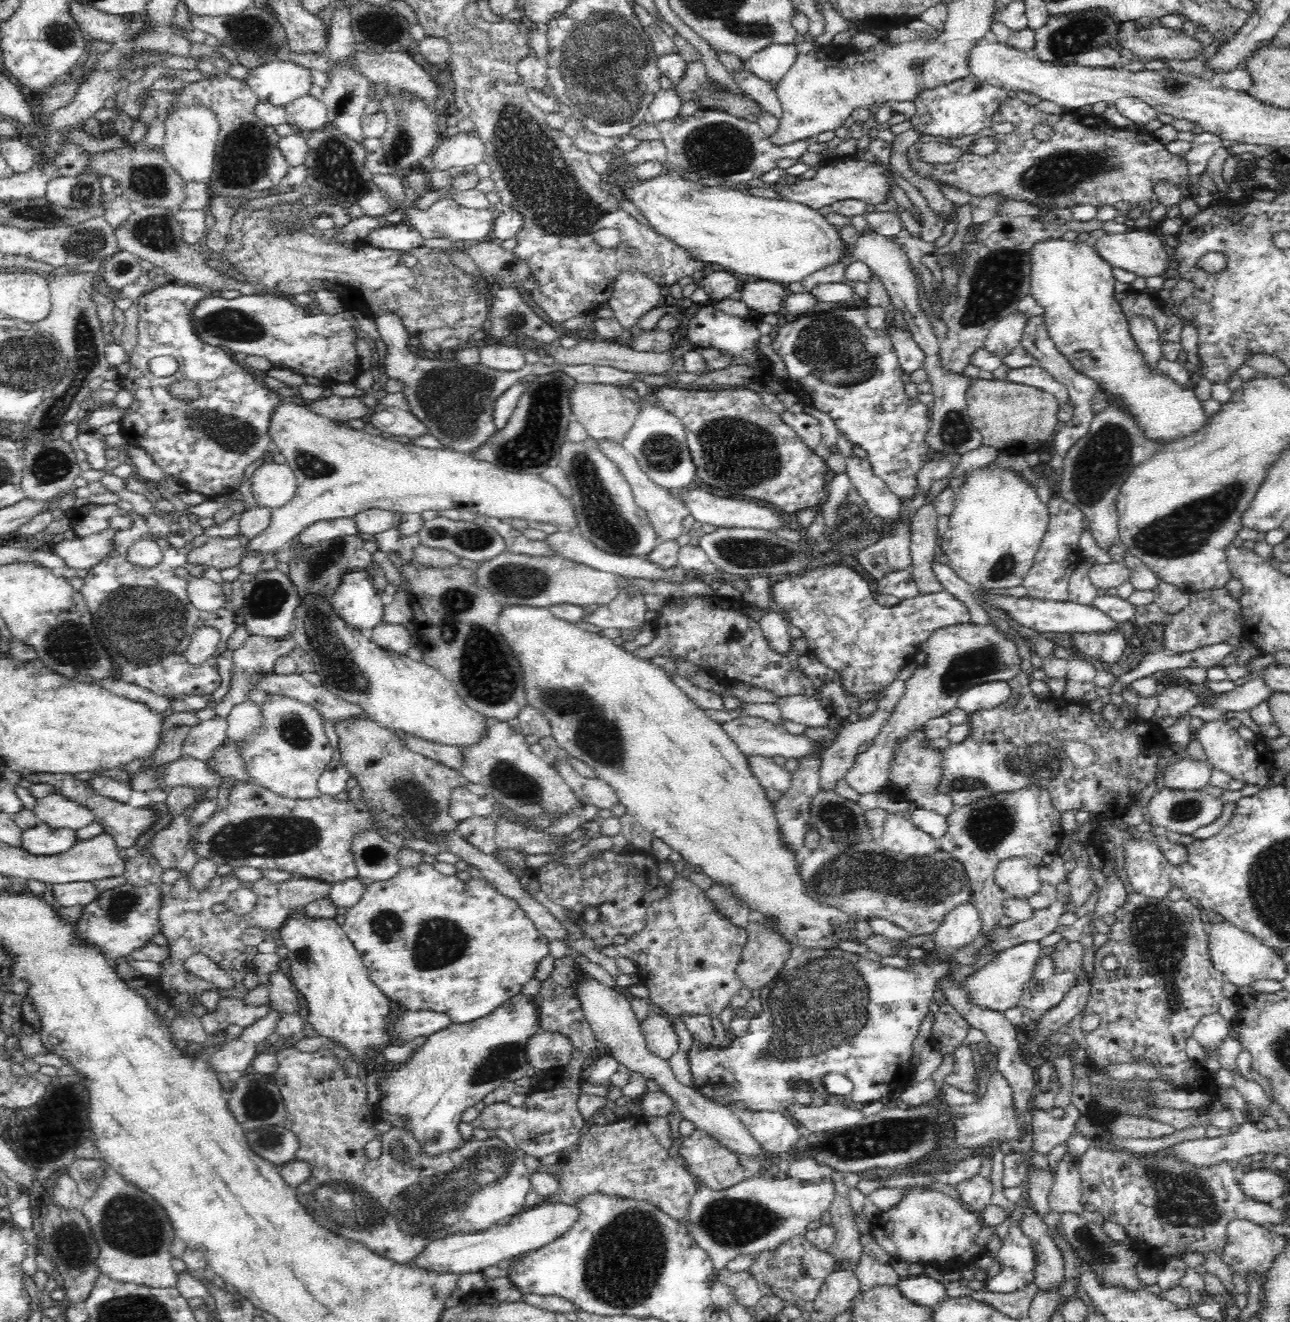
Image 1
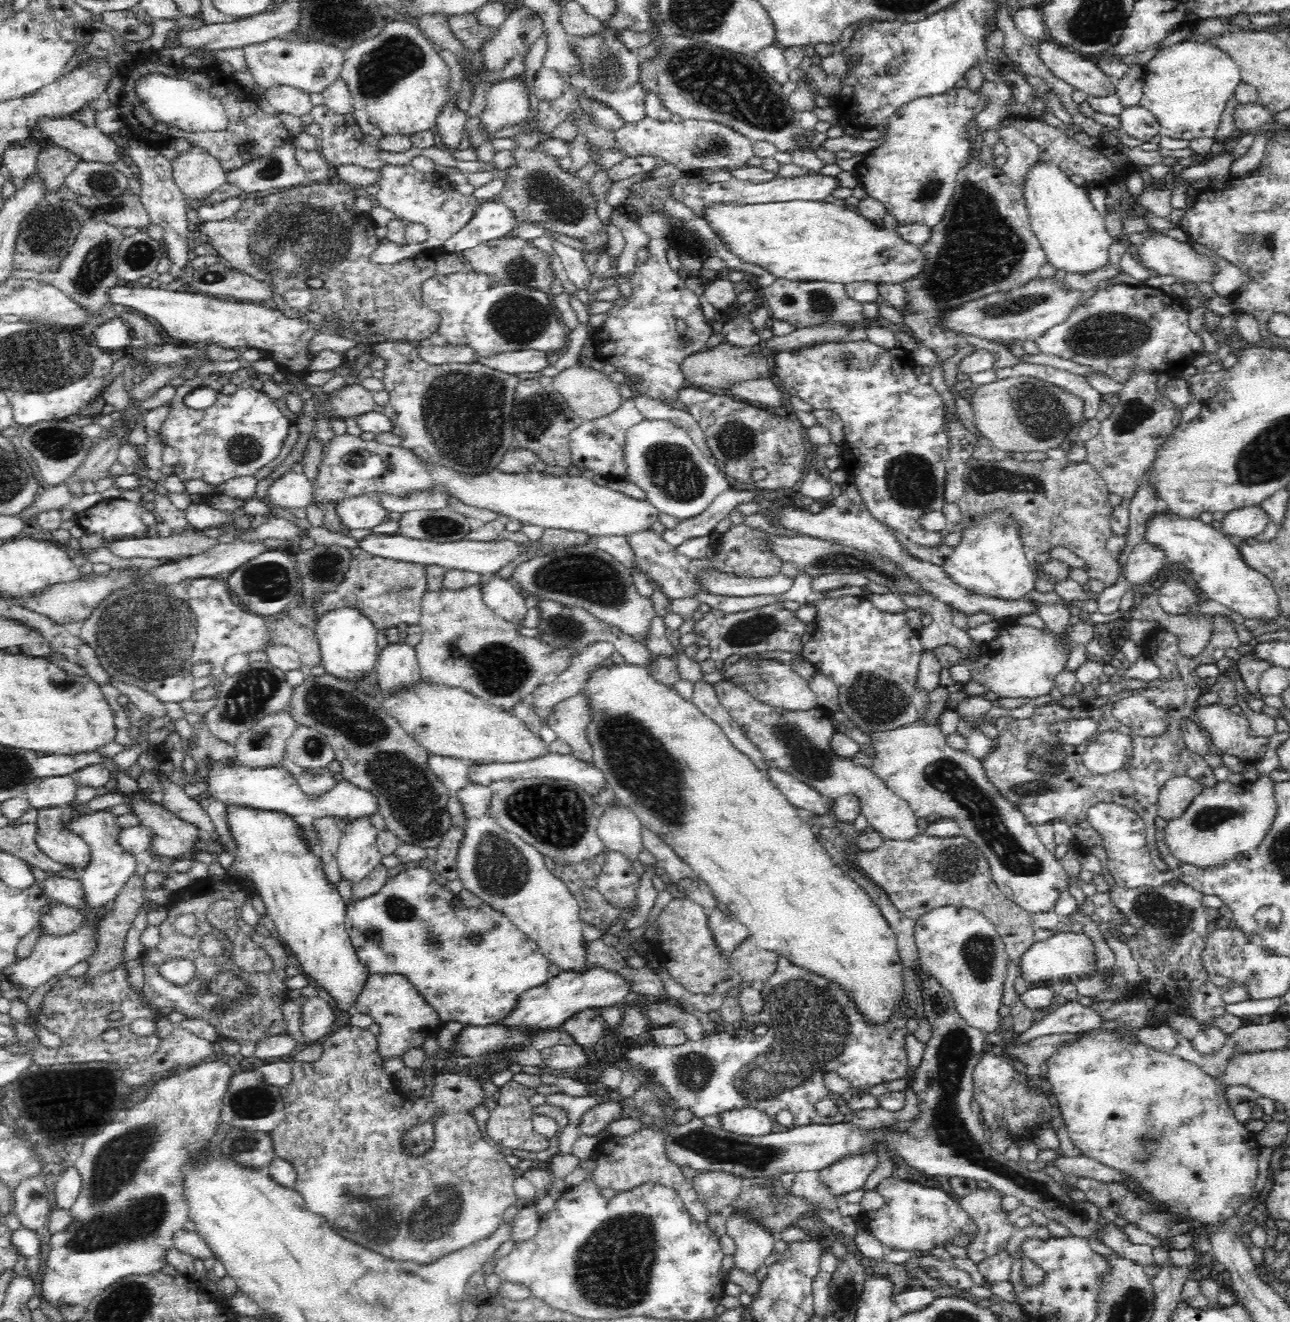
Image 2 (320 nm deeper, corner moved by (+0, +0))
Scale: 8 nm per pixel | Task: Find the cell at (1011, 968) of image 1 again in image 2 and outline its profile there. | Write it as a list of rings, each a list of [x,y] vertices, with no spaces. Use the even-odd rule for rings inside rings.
[[[1056,932],[1046,940],[1031,944],[1021,954],[1019,976],[1028,988],[1043,986],[1047,980],[1057,978],[1077,979],[1081,974],[1090,974],[1097,970],[1094,945],[1083,932]]]

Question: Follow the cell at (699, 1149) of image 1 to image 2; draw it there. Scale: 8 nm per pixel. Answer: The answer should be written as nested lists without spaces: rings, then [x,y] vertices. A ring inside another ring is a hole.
[[[697,1171],[692,1183],[708,1213],[716,1213],[740,1195],[744,1177],[724,1171]]]

